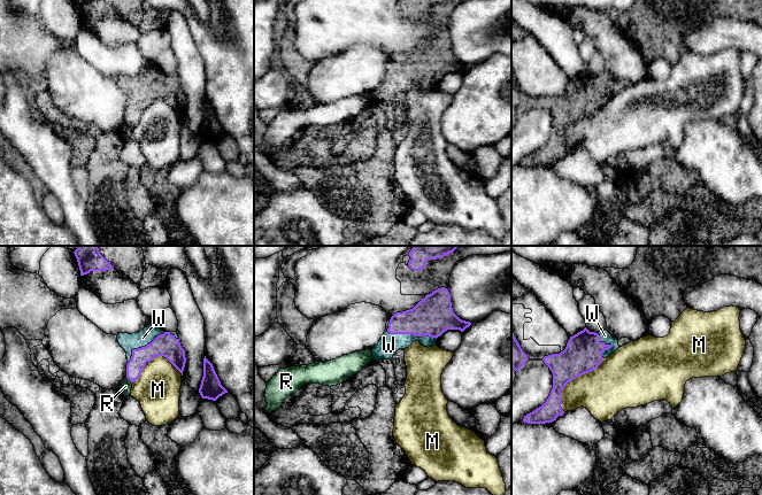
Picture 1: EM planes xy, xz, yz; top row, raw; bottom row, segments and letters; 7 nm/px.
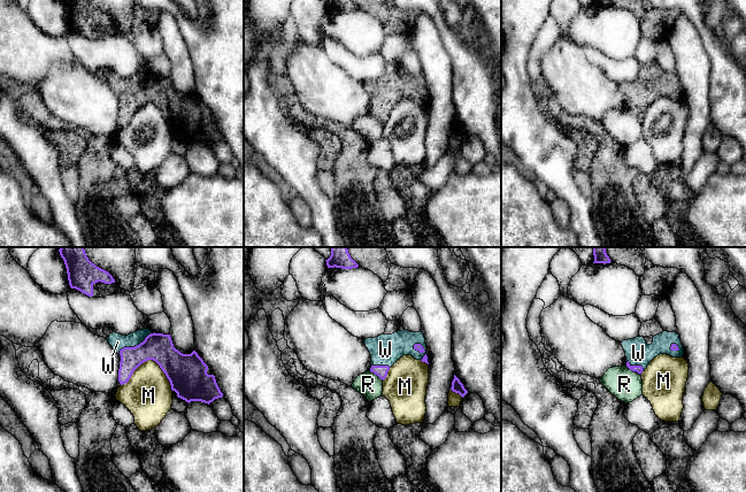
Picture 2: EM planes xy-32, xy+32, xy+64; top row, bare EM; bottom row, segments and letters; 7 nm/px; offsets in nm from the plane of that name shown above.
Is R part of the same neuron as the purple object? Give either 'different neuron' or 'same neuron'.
different neuron

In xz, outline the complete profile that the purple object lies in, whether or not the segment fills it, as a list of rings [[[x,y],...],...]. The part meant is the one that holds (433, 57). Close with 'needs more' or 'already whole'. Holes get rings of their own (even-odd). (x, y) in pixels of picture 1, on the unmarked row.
[[[438,31],[413,52],[397,55],[387,63],[383,79],[372,91],[372,102],[391,102],[398,93],[408,91],[414,84],[432,90],[447,72],[463,75],[470,68],[454,56],[448,32]]] | needs more

